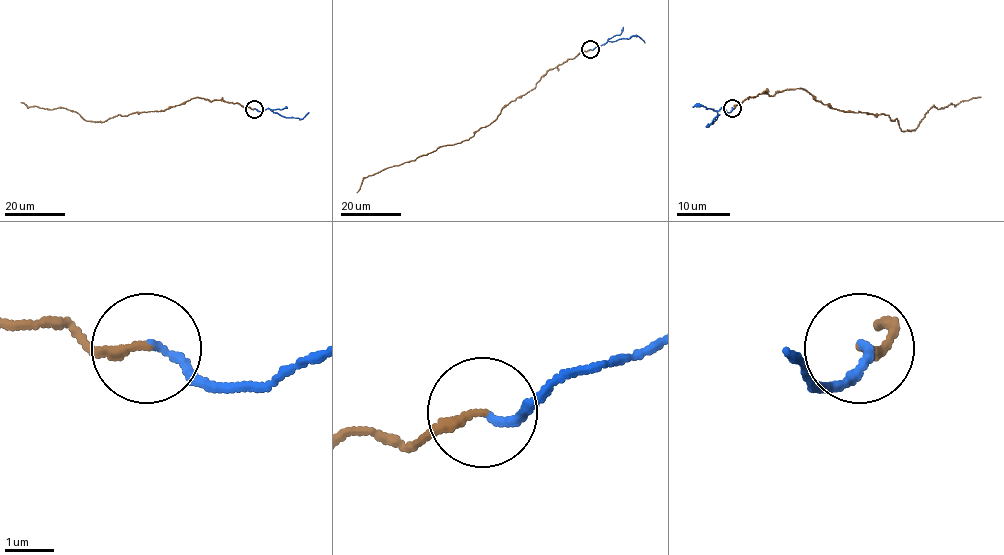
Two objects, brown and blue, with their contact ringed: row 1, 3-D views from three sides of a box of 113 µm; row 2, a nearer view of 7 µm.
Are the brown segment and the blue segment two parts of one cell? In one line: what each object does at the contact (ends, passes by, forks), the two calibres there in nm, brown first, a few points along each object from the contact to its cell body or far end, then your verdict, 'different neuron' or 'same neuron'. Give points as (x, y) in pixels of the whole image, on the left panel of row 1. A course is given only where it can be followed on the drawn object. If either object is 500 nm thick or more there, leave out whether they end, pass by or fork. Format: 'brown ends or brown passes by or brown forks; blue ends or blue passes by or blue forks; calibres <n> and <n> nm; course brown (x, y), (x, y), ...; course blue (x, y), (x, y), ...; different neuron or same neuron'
brown ends; blue ends; calibres 190 and 140 nm; course brown (255, 109), (194, 97), (159, 111), (136, 112), (99, 122), (86, 121), (64, 107), (48, 110), (20, 102); course blue (255, 109), (269, 109), (284, 116), (299, 119), (309, 112); different neuron

